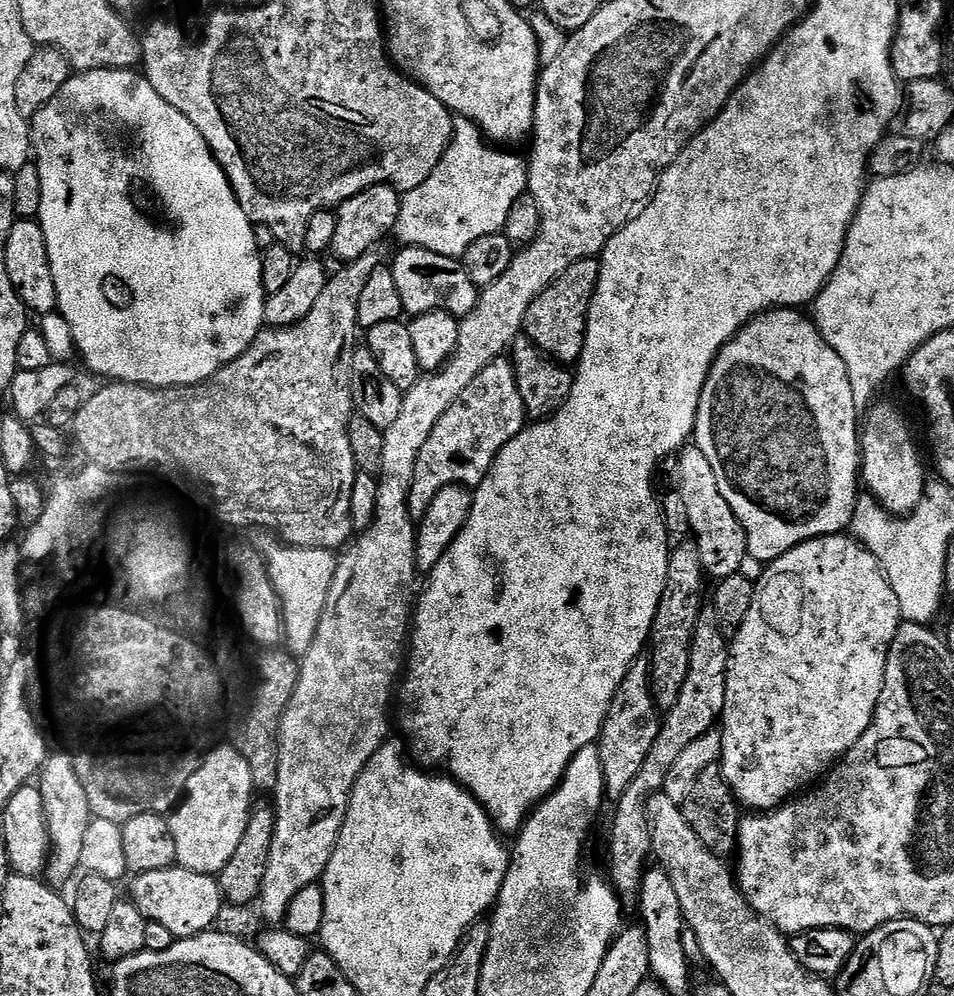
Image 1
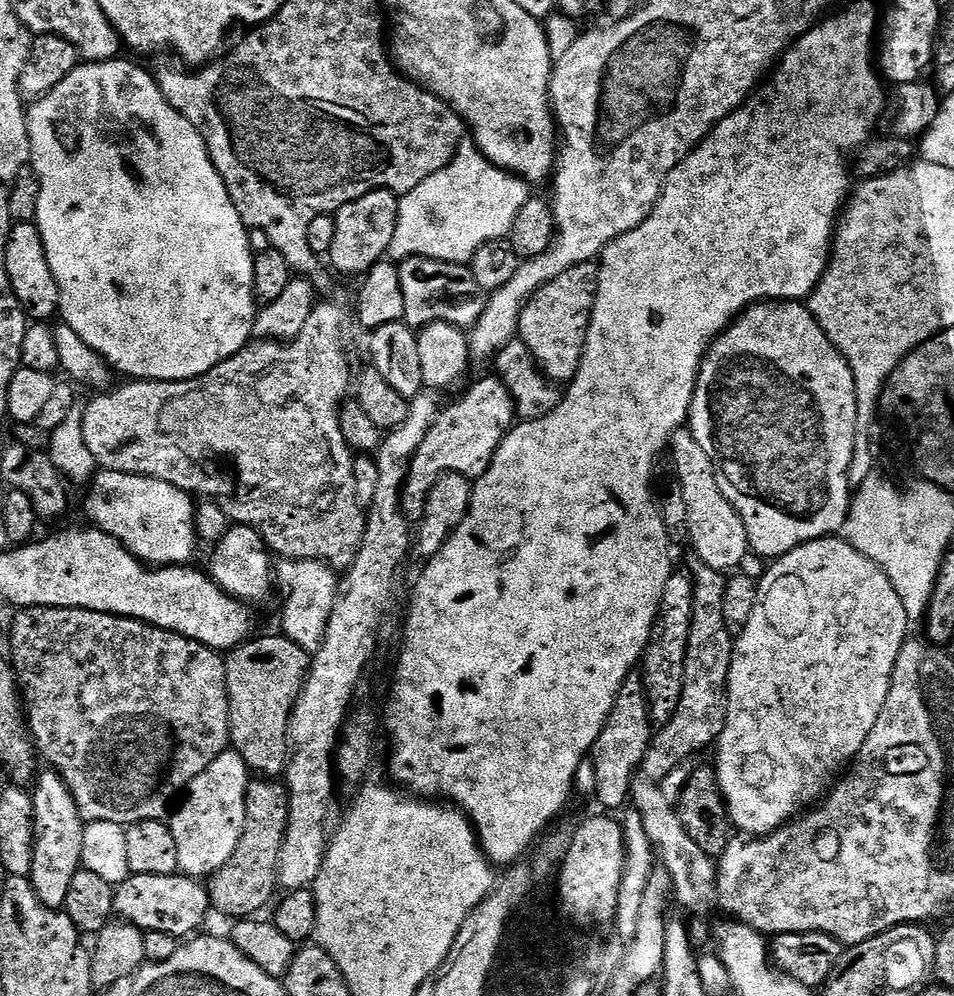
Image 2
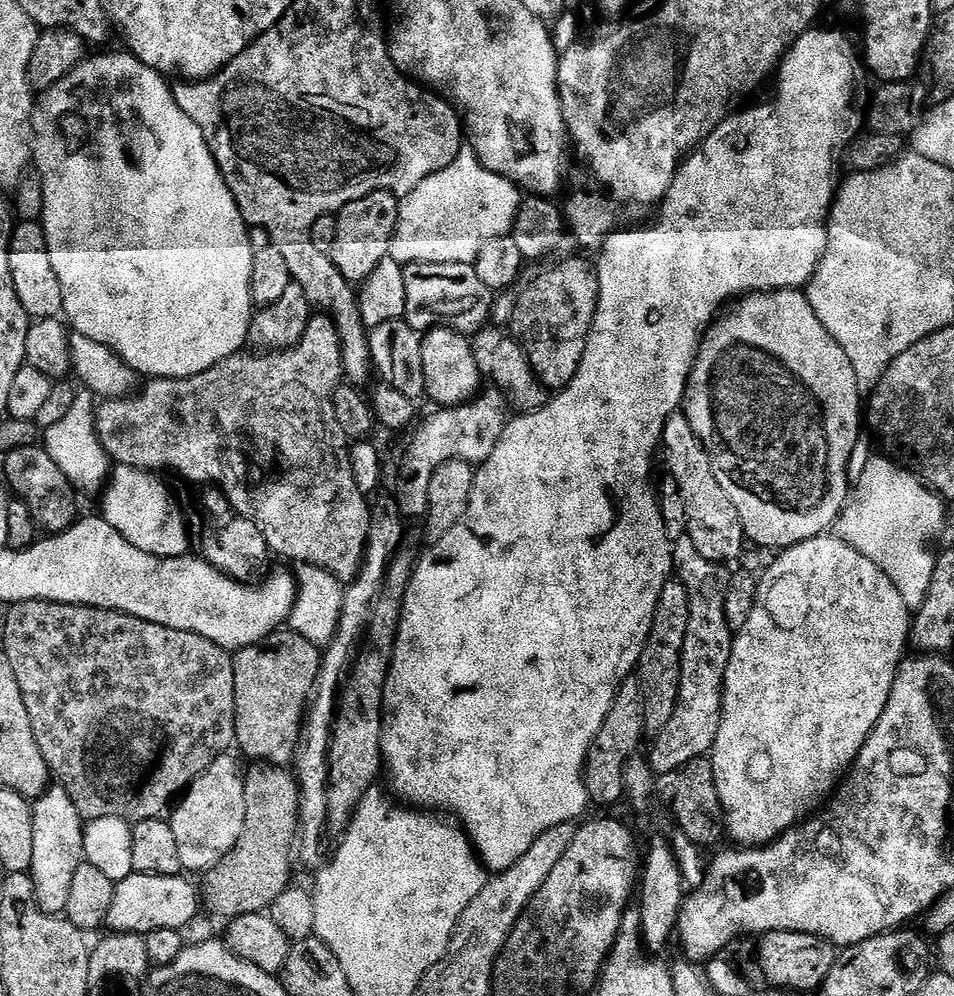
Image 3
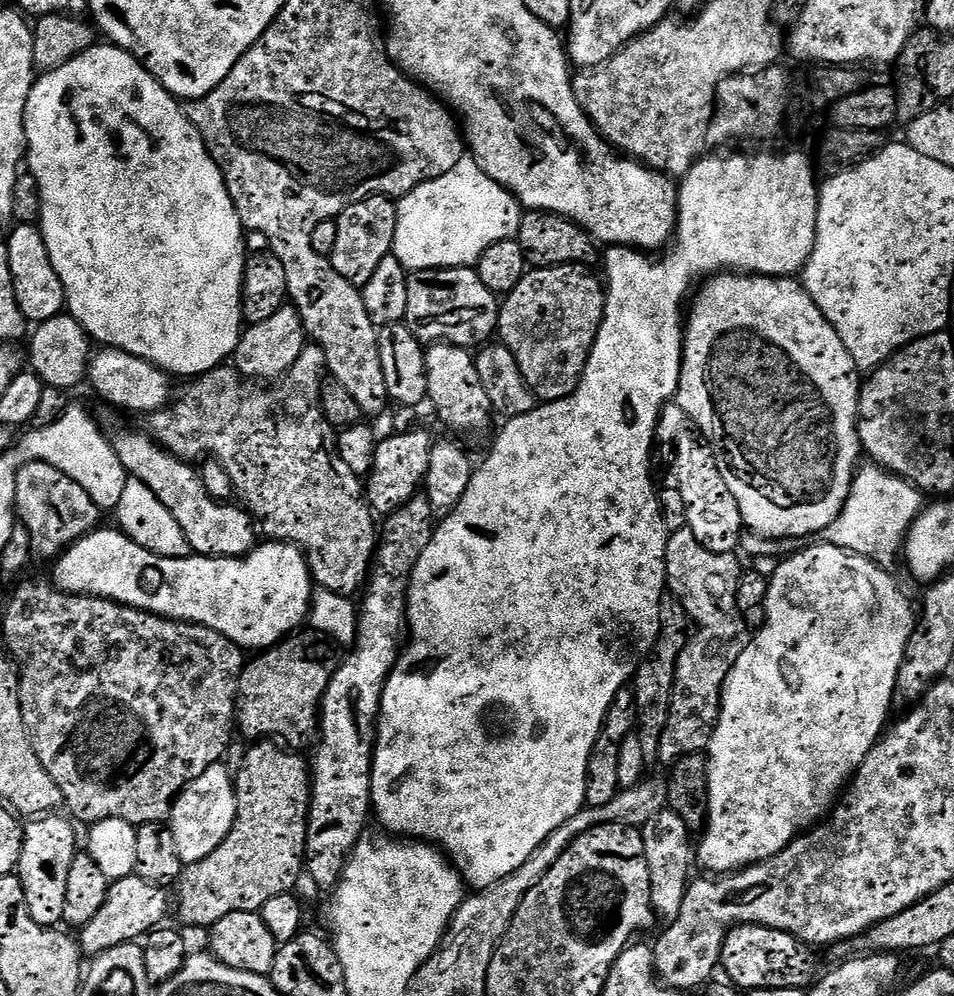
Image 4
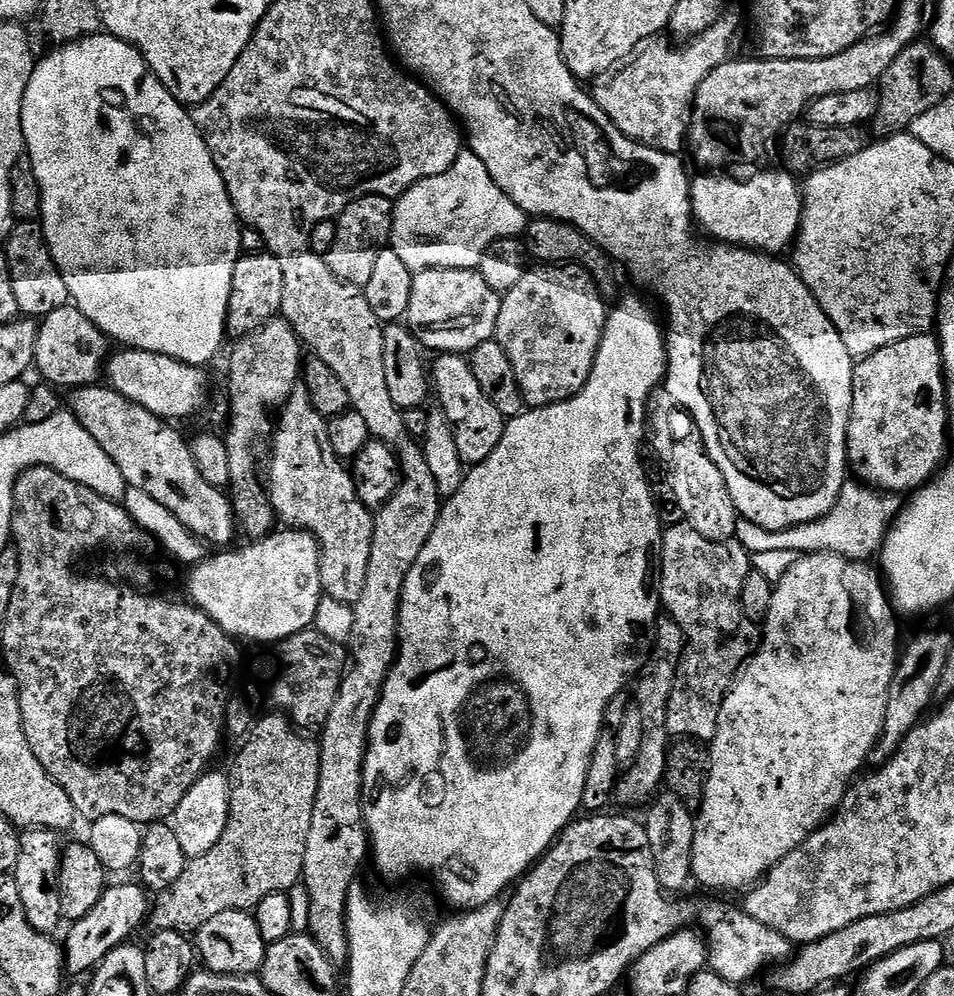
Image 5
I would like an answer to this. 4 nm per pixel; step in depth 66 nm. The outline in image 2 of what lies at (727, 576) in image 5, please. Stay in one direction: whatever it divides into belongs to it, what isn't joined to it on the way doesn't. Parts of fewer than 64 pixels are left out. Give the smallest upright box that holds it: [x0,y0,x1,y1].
[642,562,733,782]

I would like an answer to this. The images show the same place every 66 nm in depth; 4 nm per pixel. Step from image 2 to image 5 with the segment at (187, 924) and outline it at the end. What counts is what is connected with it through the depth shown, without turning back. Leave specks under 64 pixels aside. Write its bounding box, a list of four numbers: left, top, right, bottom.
[63,883,150,973]

